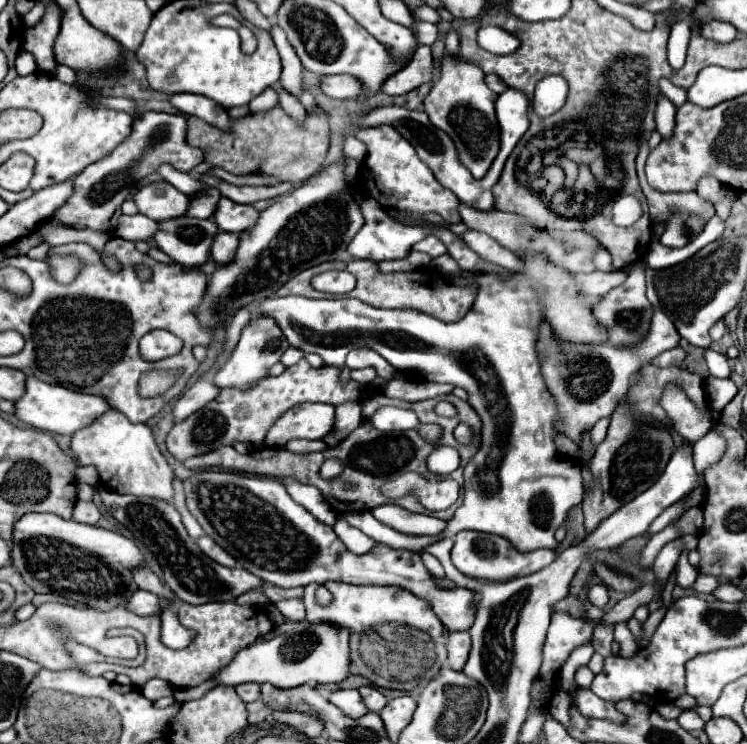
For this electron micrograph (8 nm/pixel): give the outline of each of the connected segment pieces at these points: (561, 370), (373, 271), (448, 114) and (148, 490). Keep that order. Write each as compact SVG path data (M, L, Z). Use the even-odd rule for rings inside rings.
M654 311L652 327L648 337L634 347L612 347L604 345L576 345L576 343L560 343L554 339L548 325L540 327L540 357L542 357L542 373L548 383L550 393L556 397L560 423L558 427L570 437L574 443L580 443L582 433L590 431L592 425L600 417L610 417L616 409L616 403L626 395L628 383L636 369L644 361L652 361L662 351L676 347L680 341L680 333L672 325L672 321L662 313Z
M334 261L334 269L346 269L356 277L356 287L348 293L348 297L360 299L372 307L388 307L388 309L416 309L420 313L432 315L444 323L460 321L474 303L476 287L456 287L450 283L444 285L410 285L410 273L380 273L378 265L372 261Z
M446 55L442 59L440 79L434 81L428 97L424 99L424 109L432 125L452 137L460 163L476 179L482 179L488 173L492 161L496 159L496 153L500 151L500 127L494 113L496 97L498 95L484 83L484 71L478 65L468 63L460 57Z
M110 409L92 425L76 431L72 435L72 451L76 453L80 465L94 465L98 469L102 485L110 491L146 495L162 501L172 501L174 497L172 481L176 475L160 453L150 427L130 423L128 417L116 409Z

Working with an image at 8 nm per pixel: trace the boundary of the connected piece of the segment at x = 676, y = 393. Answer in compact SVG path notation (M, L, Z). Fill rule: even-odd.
M676 383L666 385L660 403L668 413L674 431L692 443L706 435L712 427L712 421L718 419L716 409L700 409L696 403L692 403L692 399L688 399L688 395L680 387L676 387Z

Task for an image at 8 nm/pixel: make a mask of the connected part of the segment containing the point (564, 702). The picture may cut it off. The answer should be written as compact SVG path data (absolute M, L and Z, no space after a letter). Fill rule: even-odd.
M558 689L558 691L552 695L552 699L550 699L548 713L550 713L556 721L560 721L564 727L568 727L568 725L570 725L570 715L568 715L570 705L572 705L572 699L568 697L568 693L562 691L562 689Z

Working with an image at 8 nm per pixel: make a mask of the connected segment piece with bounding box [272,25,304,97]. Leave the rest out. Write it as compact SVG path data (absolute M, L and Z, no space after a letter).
M274 25L272 27L272 39L278 47L280 59L282 59L282 75L280 75L280 85L282 89L286 89L290 95L300 97L304 87L302 87L302 75L304 75L304 67L300 63L300 59L296 57L296 51L292 49L292 45L286 39L286 33Z

